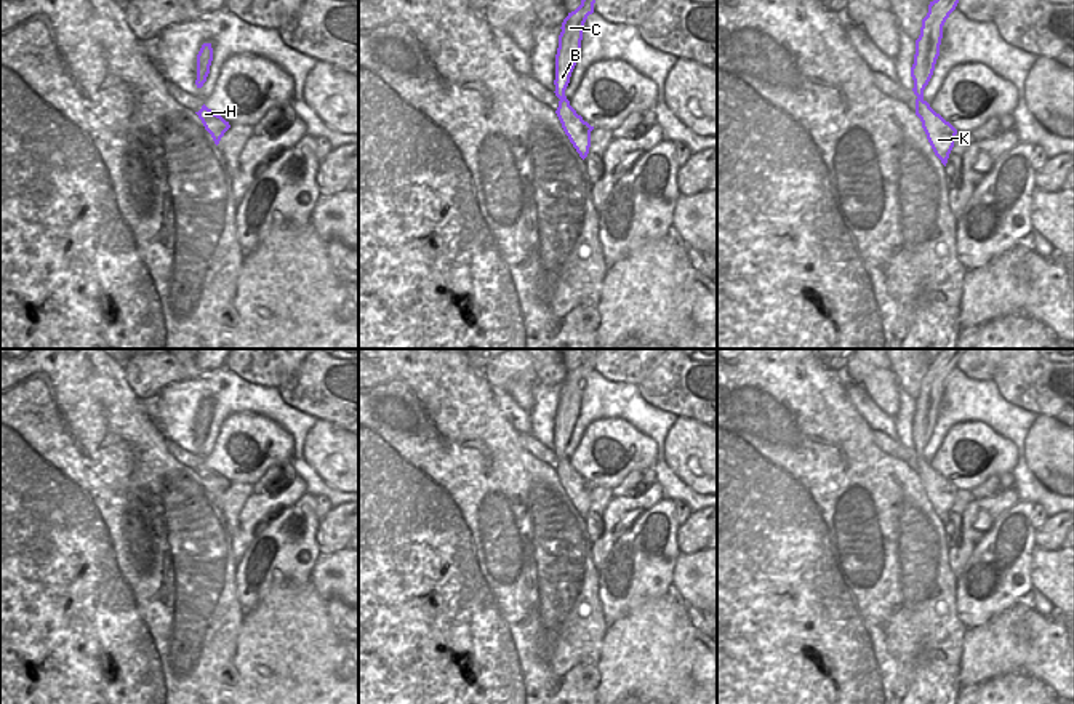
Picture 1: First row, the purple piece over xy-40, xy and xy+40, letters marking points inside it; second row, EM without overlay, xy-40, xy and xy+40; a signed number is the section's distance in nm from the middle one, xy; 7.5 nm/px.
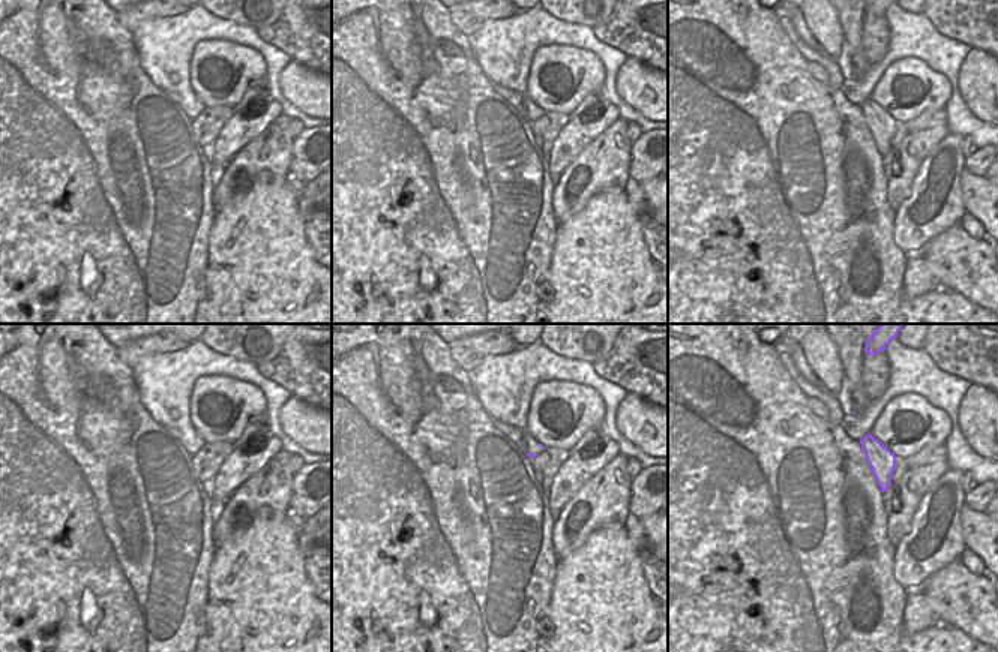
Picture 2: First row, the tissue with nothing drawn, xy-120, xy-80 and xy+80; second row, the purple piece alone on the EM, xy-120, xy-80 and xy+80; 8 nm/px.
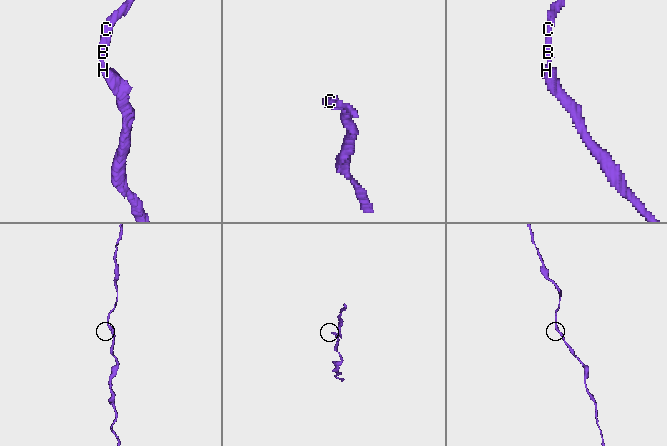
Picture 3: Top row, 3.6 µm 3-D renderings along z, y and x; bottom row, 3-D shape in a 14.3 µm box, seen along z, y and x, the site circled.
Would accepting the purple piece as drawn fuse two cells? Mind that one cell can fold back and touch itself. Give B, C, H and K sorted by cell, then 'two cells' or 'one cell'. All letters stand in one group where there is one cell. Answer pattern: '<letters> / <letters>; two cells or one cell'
B C H K; one cell

